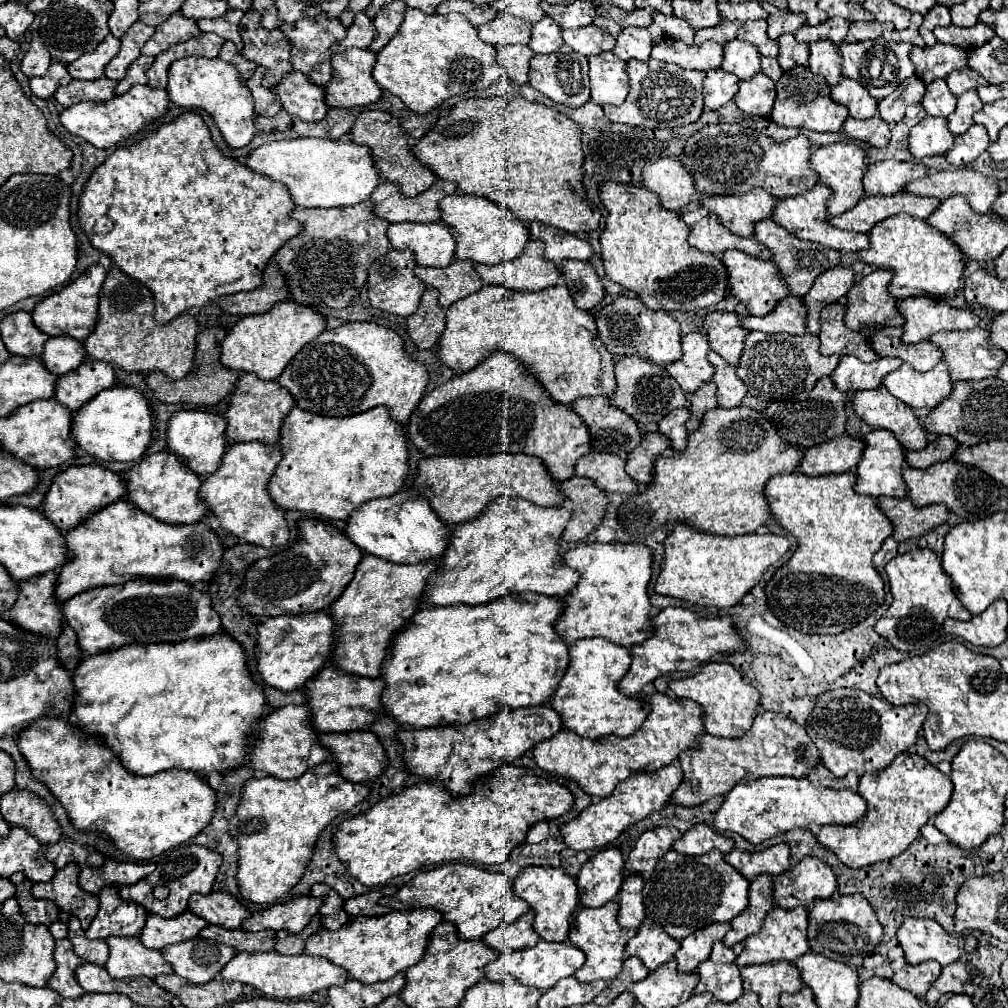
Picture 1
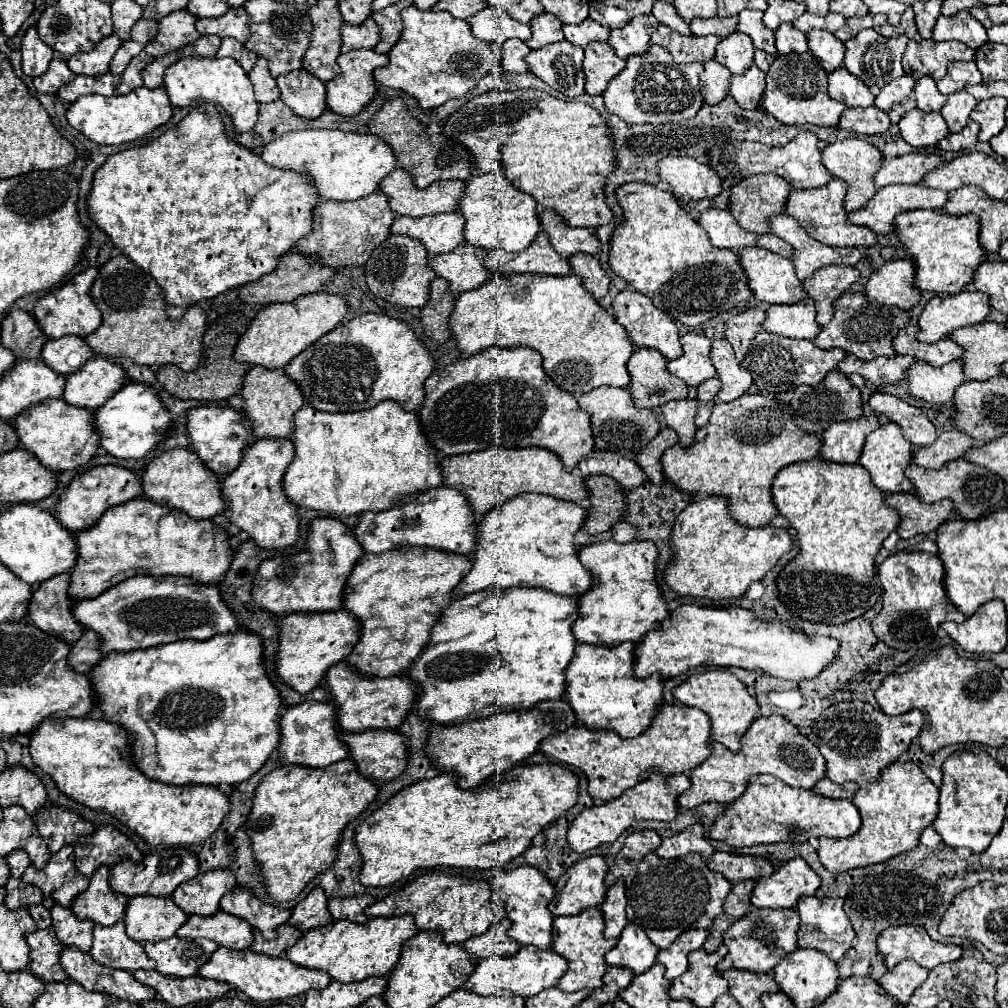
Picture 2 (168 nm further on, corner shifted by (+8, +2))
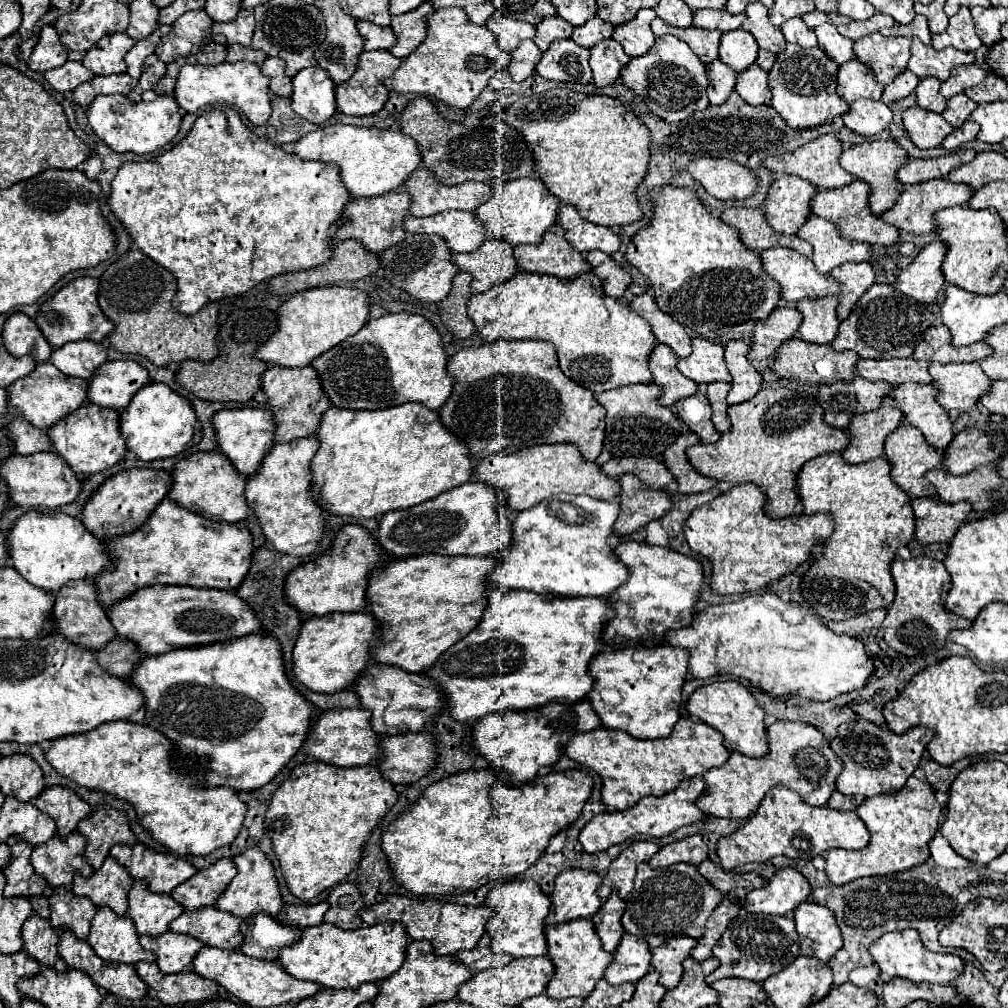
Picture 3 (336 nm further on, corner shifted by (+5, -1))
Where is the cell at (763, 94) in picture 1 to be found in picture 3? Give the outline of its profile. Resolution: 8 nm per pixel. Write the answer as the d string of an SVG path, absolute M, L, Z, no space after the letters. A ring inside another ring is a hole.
M751 65L743 73L739 73L735 91L751 105L769 105L771 103L767 73L759 65Z

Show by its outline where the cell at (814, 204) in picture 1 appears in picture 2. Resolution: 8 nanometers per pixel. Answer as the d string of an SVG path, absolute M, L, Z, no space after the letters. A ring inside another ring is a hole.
M834 178L830 184L810 190L792 190L788 196L786 214L800 220L800 224L806 228L806 232L816 238L818 242L824 242L826 246L874 246L876 234L870 232L864 226L850 224L846 218L844 208L844 196L846 196L846 182L840 178Z

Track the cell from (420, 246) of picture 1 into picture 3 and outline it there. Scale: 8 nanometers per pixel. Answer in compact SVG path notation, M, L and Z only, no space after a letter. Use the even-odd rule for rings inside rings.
M447 211L447 213L439 213L433 217L405 217L403 221L403 231L407 233L427 233L427 235L439 235L445 239L447 247L451 249L451 253L471 253L475 251L483 241L485 241L485 231L483 225L475 219L473 211Z

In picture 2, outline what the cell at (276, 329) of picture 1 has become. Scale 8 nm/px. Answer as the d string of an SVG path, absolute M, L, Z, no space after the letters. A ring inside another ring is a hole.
M316 292L304 294L292 302L268 304L258 312L248 332L238 340L234 358L238 362L264 366L264 368L284 368L294 356L314 344L326 332L332 332L348 314L348 304L342 296Z

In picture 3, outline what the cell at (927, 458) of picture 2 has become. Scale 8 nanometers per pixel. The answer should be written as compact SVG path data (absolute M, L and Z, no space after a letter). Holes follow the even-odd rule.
M963 429L955 435L949 447L943 451L943 467L951 475L963 475L979 465L995 463L1007 447L1007 439L1001 435L987 435L979 429Z

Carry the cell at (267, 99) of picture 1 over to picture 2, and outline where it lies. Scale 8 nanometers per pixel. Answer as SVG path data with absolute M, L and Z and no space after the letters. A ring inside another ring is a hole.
M258 58L256 66L252 68L252 72L248 74L252 84L254 84L254 92L256 92L256 100L258 102L274 102L280 98L280 90L276 80L270 76L268 72L268 62L264 58Z

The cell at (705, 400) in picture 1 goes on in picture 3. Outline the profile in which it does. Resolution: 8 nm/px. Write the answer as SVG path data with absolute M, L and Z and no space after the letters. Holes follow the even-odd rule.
M711 383L711 385L707 385L707 399L709 399L711 407L713 407L713 417L711 417L711 421L713 421L713 425L715 425L715 429L717 429L719 433L729 431L727 401L725 401L729 389L731 389L729 383Z

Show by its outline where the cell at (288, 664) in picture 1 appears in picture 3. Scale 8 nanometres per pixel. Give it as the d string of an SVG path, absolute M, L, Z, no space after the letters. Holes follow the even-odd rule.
M369 611L331 613L327 617L309 617L293 647L293 675L301 685L315 693L337 693L353 683L369 661L369 651L379 635L379 627Z

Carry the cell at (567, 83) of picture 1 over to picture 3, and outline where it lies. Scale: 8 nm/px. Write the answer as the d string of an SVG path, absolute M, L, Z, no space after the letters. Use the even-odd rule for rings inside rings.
M571 39L551 43L551 47L543 51L535 69L541 77L567 85L589 85L593 79L589 49L575 45Z

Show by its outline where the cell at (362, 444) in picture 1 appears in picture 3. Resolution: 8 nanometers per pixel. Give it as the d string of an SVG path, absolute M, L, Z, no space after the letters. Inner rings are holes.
M403 403L379 411L351 411L351 409L327 409L321 417L317 435L319 449L311 459L311 495L315 503L333 513L355 519L379 519L387 511L407 509L427 499L437 497L443 491L463 485L473 473L473 461L467 455L467 447L459 443L441 423L439 413L419 403Z

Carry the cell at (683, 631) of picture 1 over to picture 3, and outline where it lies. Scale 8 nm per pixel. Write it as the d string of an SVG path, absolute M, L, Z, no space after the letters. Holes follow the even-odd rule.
M771 593L701 609L689 627L671 629L663 639L671 647L683 647L691 653L689 673L693 677L741 677L773 697L801 695L827 701L861 689L873 673L873 663L859 637L837 635L799 605L785 603Z

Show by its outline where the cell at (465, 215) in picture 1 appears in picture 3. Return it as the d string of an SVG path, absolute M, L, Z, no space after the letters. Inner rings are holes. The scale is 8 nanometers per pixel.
M533 177L513 179L491 187L493 197L475 209L475 217L479 219L479 223L483 223L485 231L497 239L509 241L513 247L539 243L543 233L555 223L555 209L559 207L559 201L547 193L547 189L543 187L543 183L539 183L539 179Z

